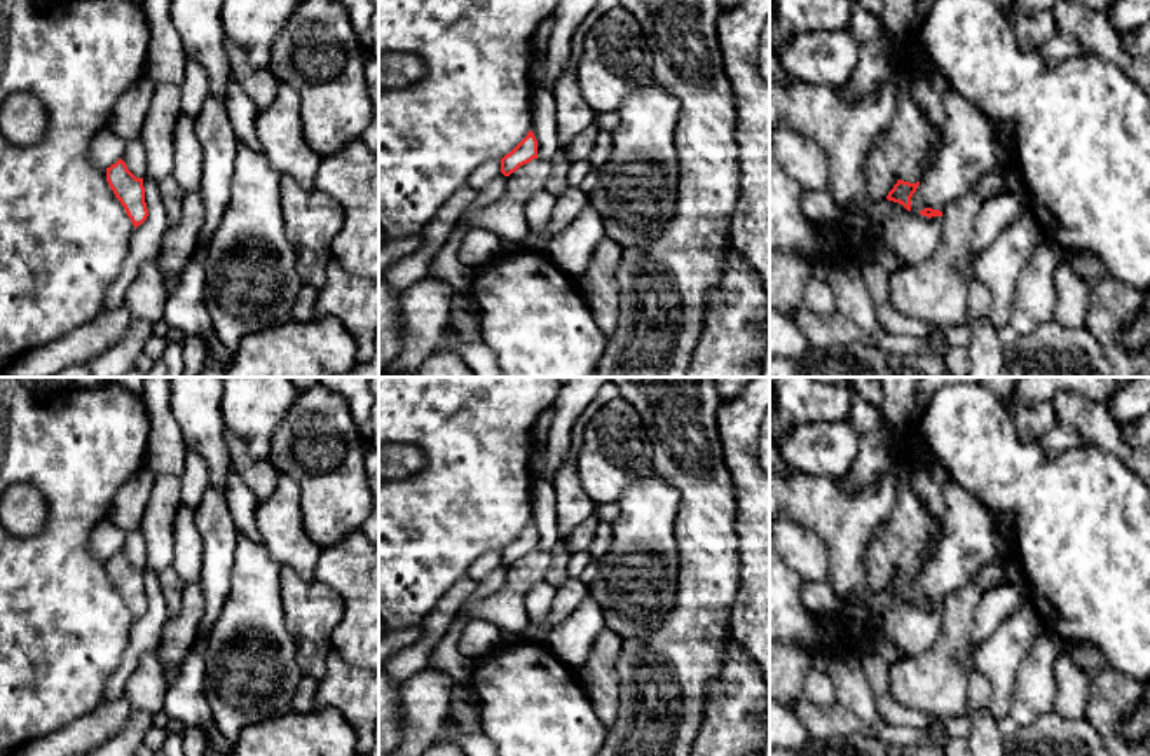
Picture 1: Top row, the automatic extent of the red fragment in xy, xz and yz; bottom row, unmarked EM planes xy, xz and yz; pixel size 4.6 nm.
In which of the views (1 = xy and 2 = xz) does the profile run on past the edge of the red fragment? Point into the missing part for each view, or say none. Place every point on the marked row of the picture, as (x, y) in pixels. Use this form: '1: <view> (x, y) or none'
1: none
2: none

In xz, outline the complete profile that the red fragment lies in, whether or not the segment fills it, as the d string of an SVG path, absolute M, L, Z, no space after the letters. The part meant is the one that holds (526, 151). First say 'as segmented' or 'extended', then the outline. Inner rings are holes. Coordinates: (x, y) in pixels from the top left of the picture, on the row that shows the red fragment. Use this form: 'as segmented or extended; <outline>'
as segmented; M529 131L527 136L501 159L501 173L504 176L510 176L520 166L531 162L532 159L537 159L537 140L534 133Z

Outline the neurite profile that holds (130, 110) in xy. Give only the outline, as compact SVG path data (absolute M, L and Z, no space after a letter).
M148 77L136 80L113 105L106 129L126 143L140 138L154 98L155 84Z

